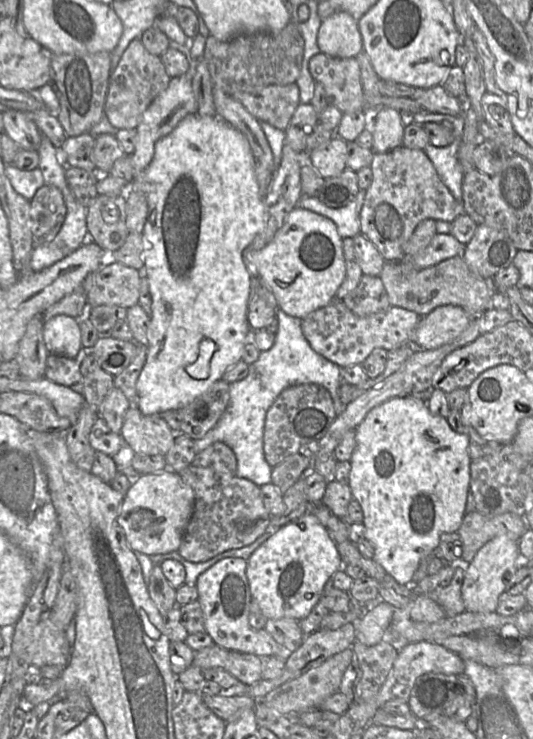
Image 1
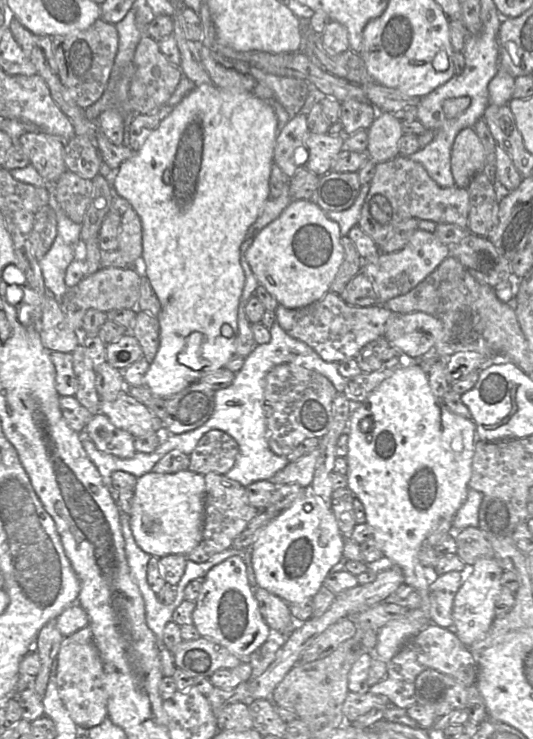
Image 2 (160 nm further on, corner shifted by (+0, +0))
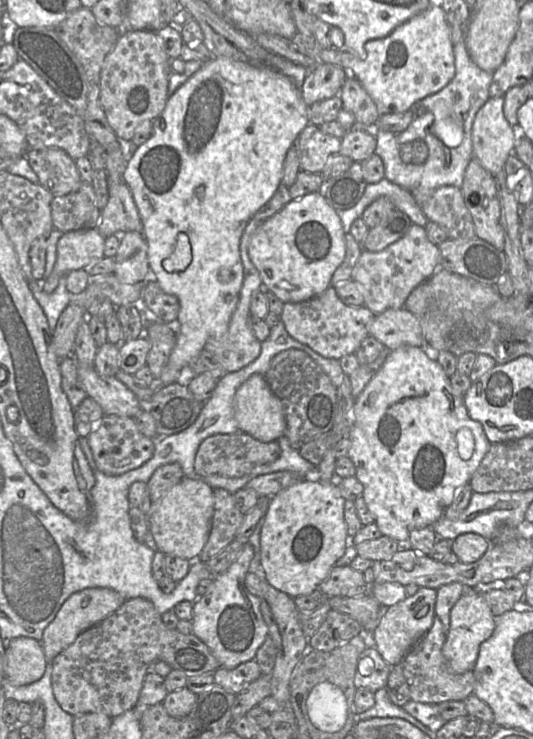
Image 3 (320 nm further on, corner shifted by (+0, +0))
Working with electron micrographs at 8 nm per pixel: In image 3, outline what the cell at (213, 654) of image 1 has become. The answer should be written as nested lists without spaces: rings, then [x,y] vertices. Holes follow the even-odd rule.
[[[142,597],[128,599],[101,622],[79,634],[69,647],[54,658],[53,693],[61,708],[73,717],[85,713],[103,713],[113,719],[137,705],[148,668],[157,661],[167,663],[188,678],[214,673],[220,668],[219,662],[201,639],[193,633],[183,634],[177,629],[167,628],[162,615],[150,600]]]

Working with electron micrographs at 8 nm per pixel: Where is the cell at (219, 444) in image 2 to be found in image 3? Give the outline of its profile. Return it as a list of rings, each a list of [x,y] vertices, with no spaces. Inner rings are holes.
[[[247,433],[215,434],[200,444],[194,461],[194,474],[200,477],[220,475],[238,478],[248,474],[259,465],[274,462],[281,454],[278,441],[261,442]]]

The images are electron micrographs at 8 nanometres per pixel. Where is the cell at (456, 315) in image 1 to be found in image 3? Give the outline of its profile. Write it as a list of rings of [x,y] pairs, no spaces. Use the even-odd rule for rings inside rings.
[[[404,307],[375,315],[369,335],[391,351],[403,345],[422,347],[426,342],[419,319]]]

